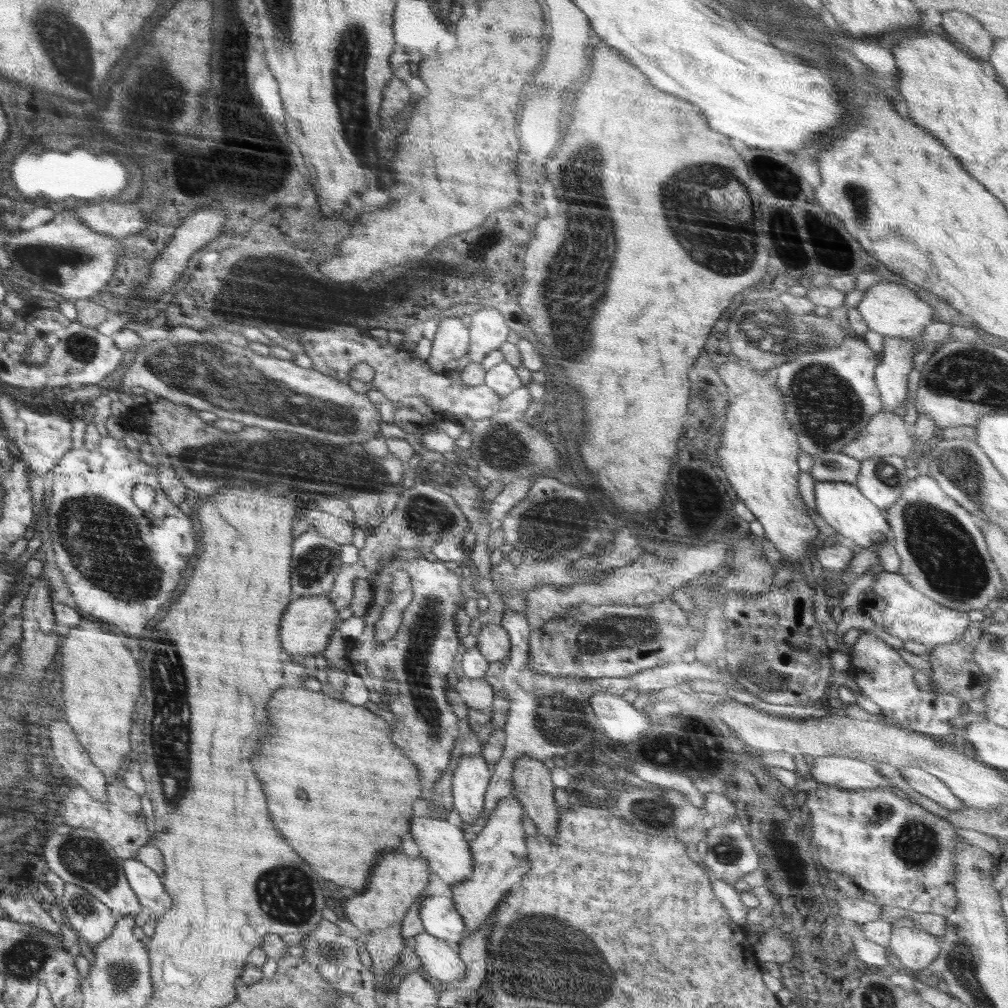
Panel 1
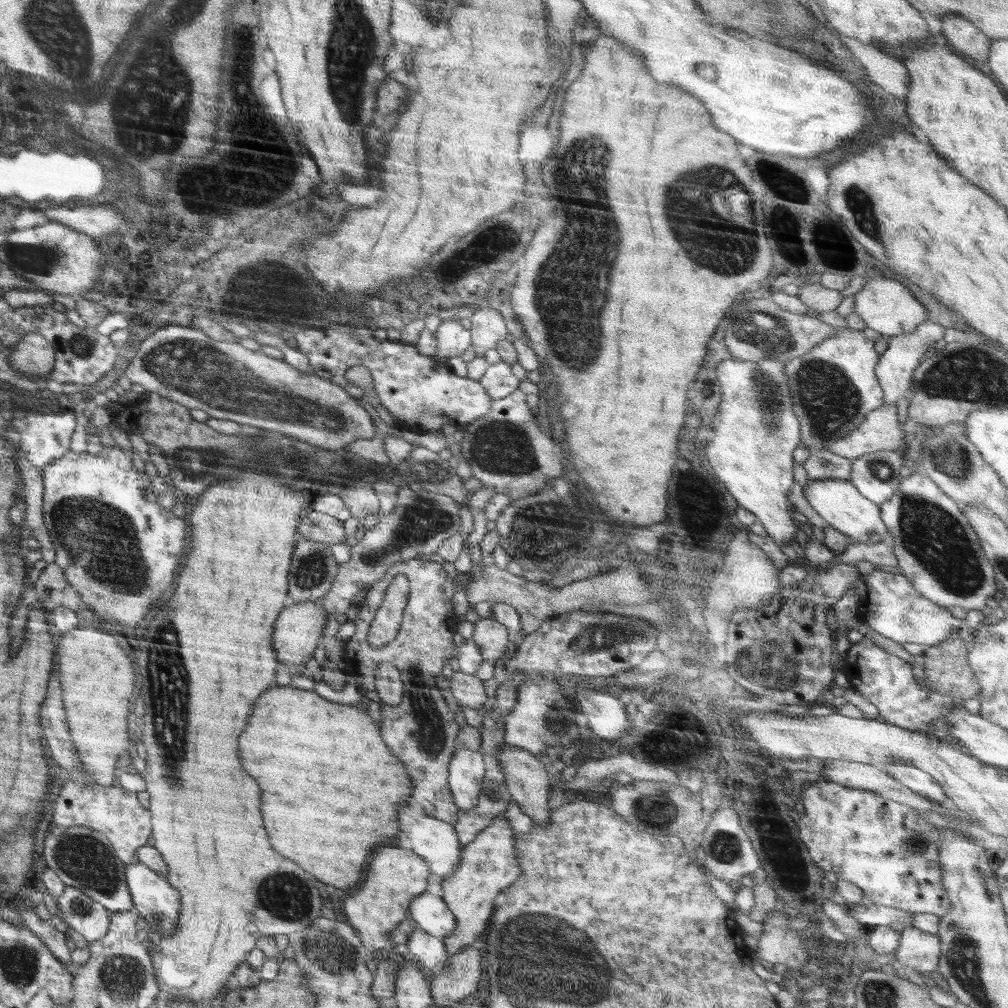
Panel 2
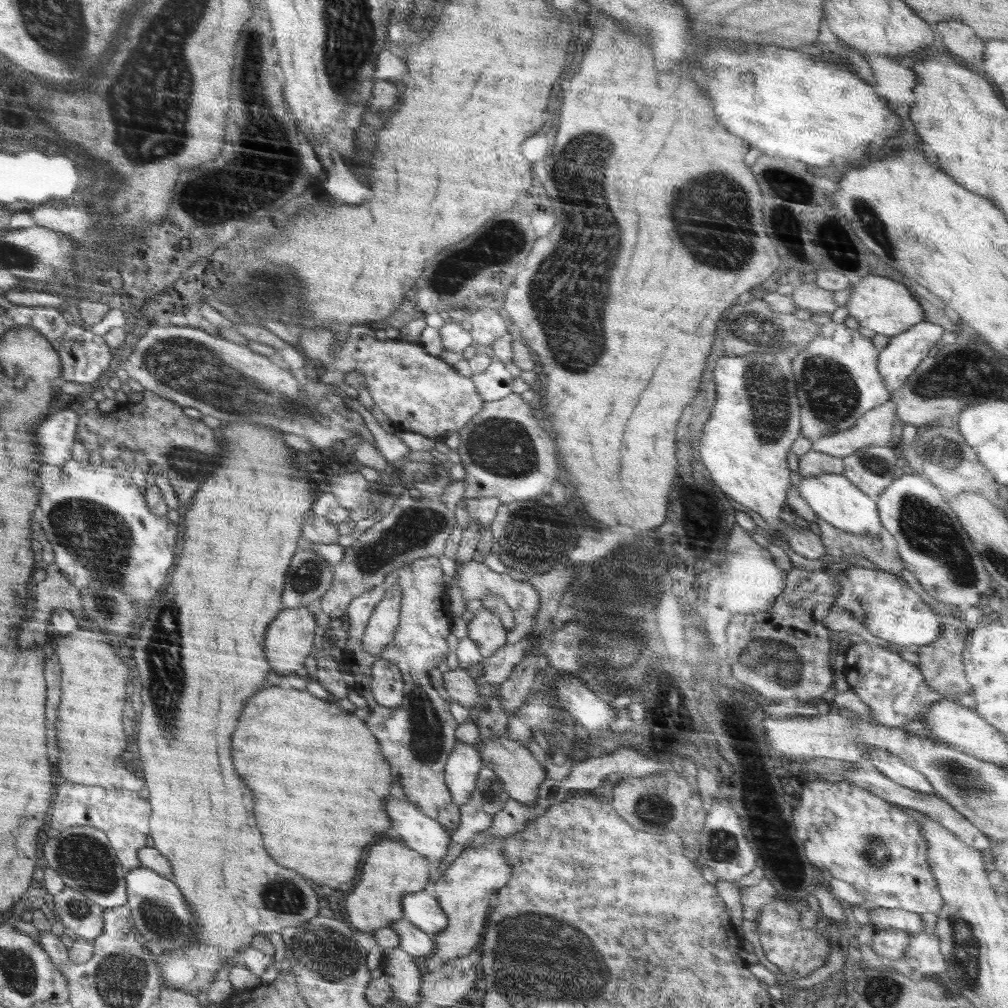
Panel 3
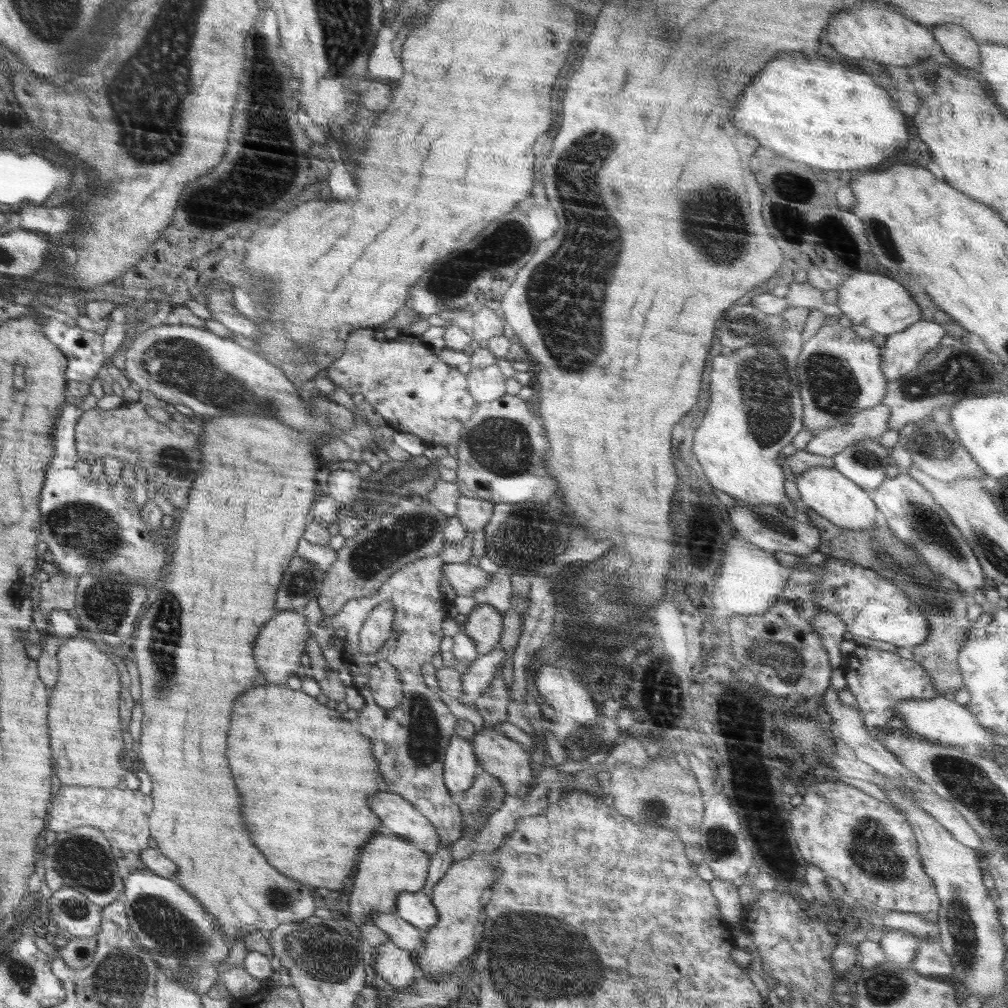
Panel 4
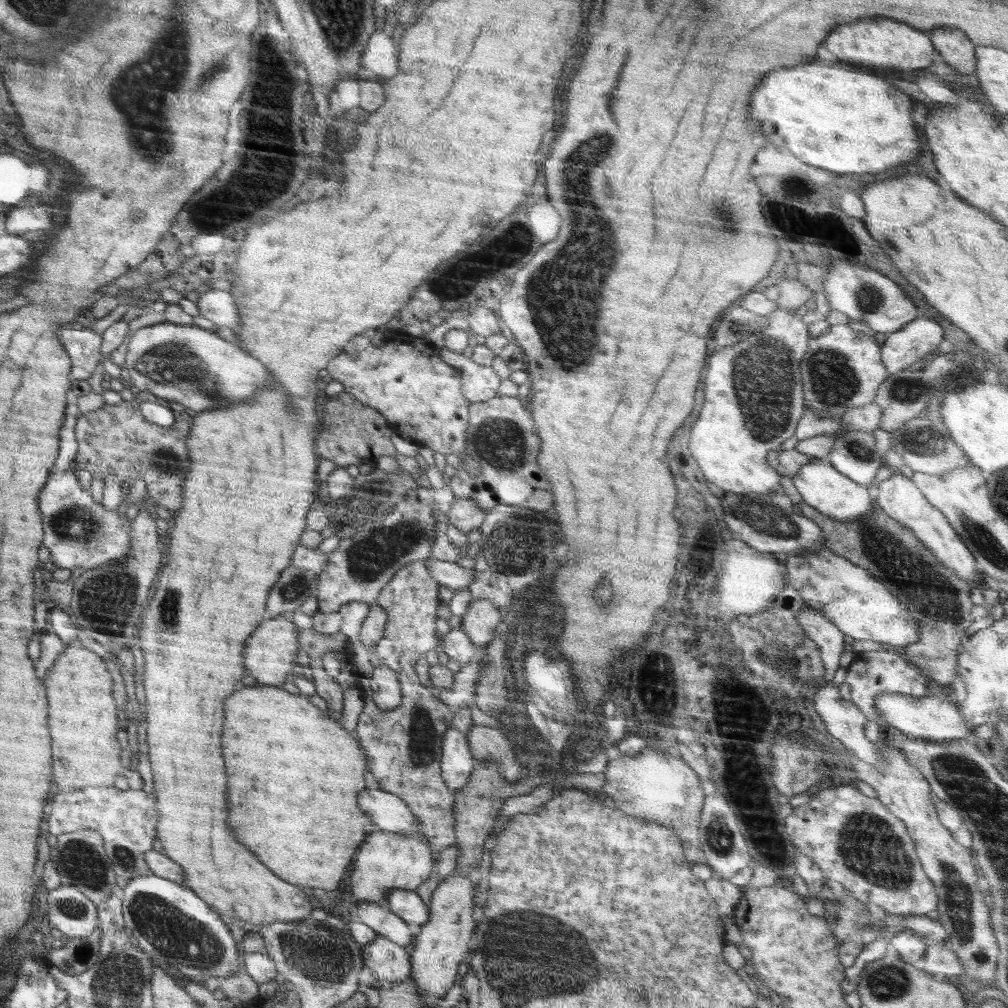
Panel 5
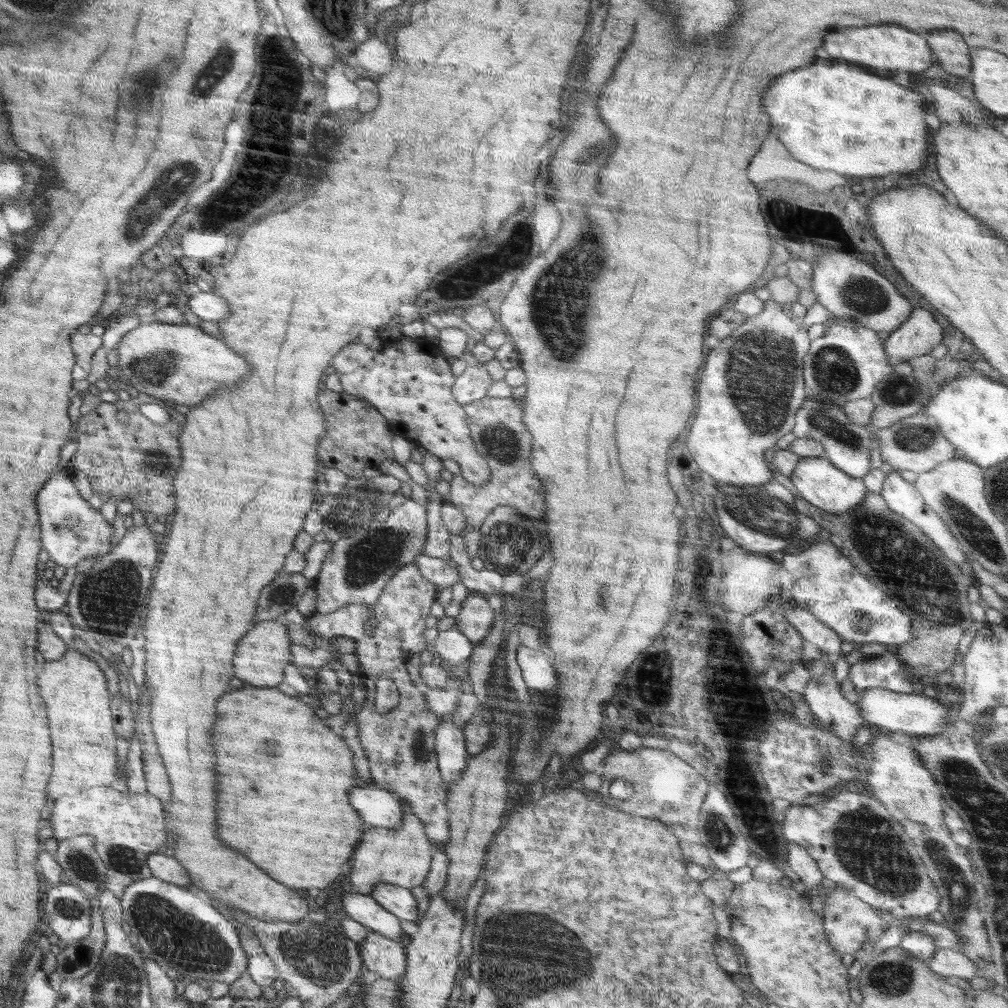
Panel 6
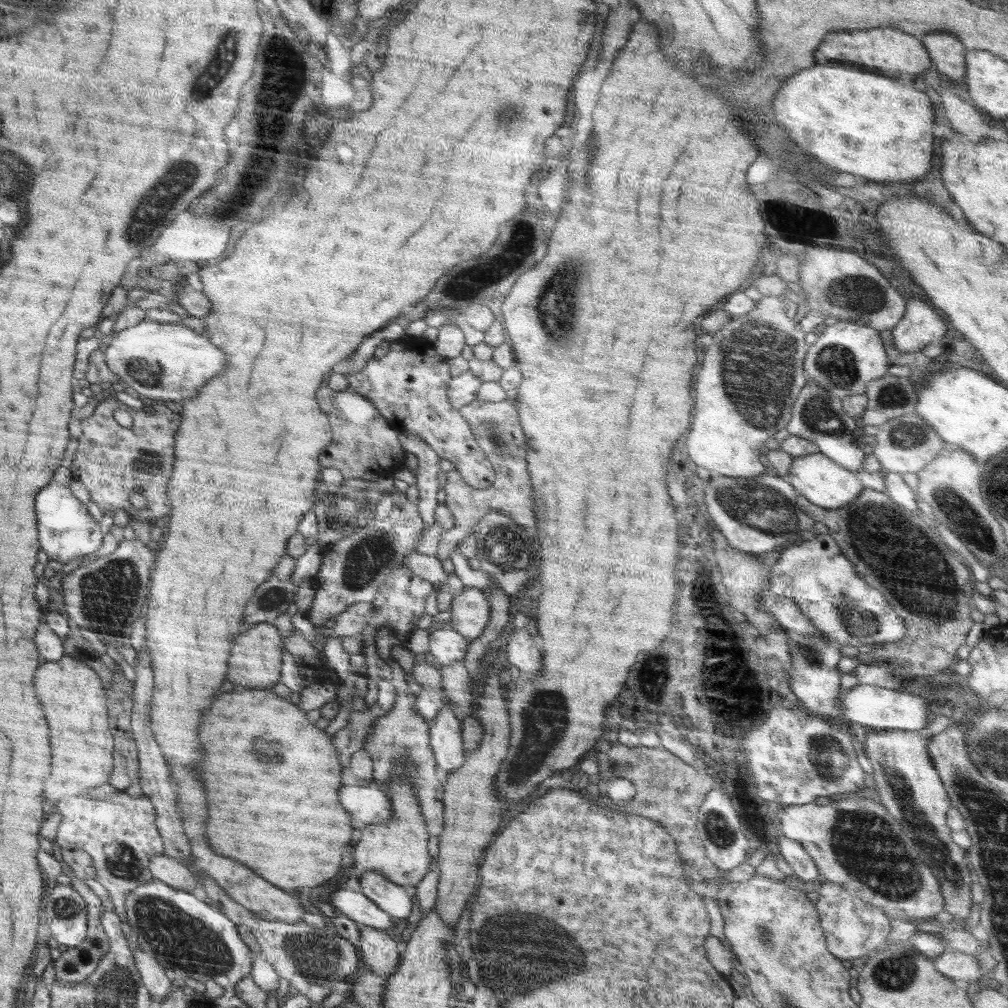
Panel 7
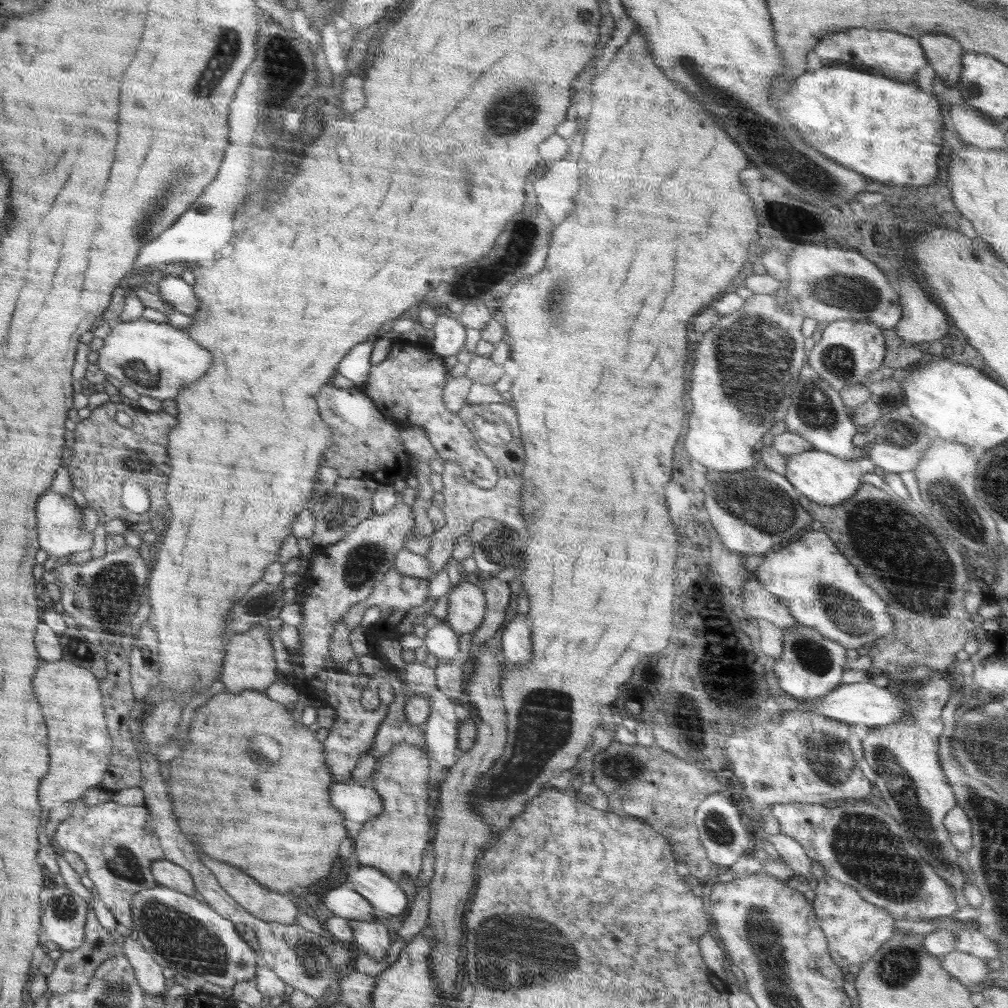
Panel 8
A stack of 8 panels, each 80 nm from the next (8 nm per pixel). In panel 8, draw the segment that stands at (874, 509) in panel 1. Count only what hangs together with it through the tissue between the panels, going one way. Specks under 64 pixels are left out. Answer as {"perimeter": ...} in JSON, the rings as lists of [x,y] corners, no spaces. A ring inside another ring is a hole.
{"perimeter":[[[812,449],[789,456],[786,461],[784,477],[797,488],[802,495],[818,504],[834,506],[850,498],[861,485],[861,477],[867,472],[879,472],[878,466],[870,458],[862,457],[856,461],[838,458],[829,452]]]}

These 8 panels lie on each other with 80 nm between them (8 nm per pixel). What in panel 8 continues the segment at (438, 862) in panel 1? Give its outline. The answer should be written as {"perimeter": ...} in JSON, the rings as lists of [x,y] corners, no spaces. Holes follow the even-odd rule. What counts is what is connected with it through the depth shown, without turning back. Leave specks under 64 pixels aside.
{"perimeter":[[[355,781],[330,784],[330,804],[334,804],[346,820],[354,822],[372,820],[383,809],[380,795],[373,787],[366,787]]]}

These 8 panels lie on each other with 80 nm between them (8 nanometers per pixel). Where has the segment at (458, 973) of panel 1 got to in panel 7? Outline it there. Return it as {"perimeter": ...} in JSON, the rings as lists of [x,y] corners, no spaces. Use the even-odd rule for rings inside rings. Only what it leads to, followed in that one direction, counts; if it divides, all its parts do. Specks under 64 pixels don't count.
{"perimeter":[[[354,886],[348,890],[338,890],[332,896],[332,906],[336,908],[338,915],[341,914],[350,920],[390,932],[394,927],[395,919],[380,910],[372,900],[360,893]]]}

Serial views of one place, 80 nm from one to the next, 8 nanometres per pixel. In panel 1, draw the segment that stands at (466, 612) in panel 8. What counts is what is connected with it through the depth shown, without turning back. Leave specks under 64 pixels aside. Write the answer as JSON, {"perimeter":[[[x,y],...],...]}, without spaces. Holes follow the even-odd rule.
{"perimeter":[[[492,622],[483,624],[480,634],[476,636],[477,650],[489,663],[502,661],[510,656],[512,644],[508,632]]]}

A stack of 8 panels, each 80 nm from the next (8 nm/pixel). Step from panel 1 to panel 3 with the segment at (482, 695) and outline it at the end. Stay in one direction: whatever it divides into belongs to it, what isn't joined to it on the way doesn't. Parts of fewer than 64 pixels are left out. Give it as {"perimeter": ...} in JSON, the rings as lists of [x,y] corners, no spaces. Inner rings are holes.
{"perimeter":[[[459,667],[443,674],[444,688],[456,703],[469,710],[476,710],[483,700],[480,686],[477,686],[472,674]]]}

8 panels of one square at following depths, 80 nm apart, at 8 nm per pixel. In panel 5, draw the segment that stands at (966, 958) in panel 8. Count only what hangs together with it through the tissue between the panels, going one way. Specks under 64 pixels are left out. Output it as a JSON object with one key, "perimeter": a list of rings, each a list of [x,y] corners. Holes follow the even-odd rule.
{"perimeter":[[[928,941],[925,955],[913,962],[913,965],[928,974],[944,974],[944,976],[956,976],[964,974],[964,966],[960,959],[942,943]]]}

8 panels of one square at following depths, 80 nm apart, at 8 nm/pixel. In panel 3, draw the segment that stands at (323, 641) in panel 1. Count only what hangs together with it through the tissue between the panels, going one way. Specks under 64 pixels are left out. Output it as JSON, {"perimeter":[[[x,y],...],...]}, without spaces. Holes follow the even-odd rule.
{"perimeter":[[[306,606],[282,610],[278,618],[268,626],[264,640],[264,654],[277,675],[284,677],[302,674],[306,658],[312,656],[316,627],[318,624],[315,621],[315,614]]]}

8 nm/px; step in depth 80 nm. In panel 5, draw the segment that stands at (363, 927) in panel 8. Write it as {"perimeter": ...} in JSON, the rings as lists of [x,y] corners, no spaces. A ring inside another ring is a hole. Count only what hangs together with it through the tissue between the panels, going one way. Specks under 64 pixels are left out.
{"perimeter":[[[378,935],[362,947],[362,964],[378,977],[378,982],[395,983],[408,980],[411,955],[399,944]]]}

